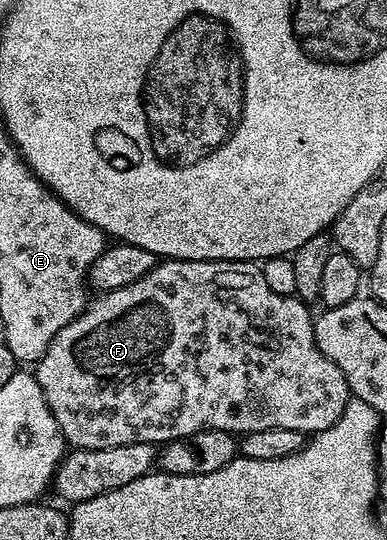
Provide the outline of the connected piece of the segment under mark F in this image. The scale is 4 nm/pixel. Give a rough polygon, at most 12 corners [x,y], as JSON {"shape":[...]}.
{"shape":[[161,260],[34,376],[78,449],[326,431],[348,384],[250,261]]}

